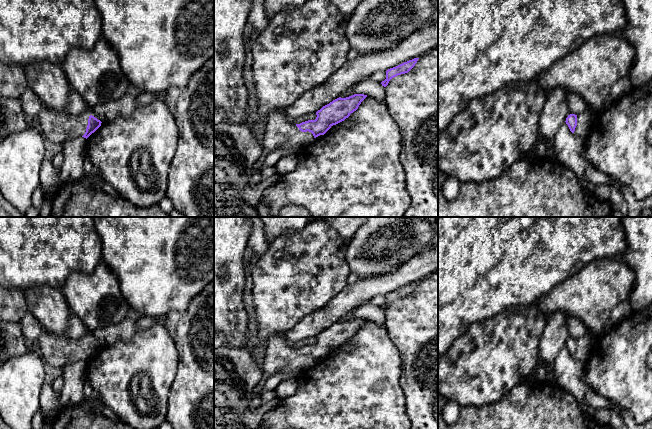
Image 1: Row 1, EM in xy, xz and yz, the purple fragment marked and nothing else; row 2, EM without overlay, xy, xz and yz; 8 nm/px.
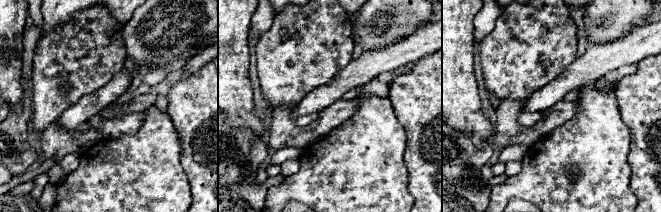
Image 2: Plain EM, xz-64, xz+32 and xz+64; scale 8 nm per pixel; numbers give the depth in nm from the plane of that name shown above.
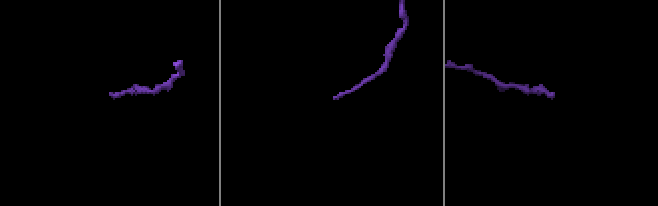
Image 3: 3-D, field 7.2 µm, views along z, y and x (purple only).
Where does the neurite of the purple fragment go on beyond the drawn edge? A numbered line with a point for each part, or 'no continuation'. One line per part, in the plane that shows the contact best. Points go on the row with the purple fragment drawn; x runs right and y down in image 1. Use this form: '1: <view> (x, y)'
1: xz (279, 132)

